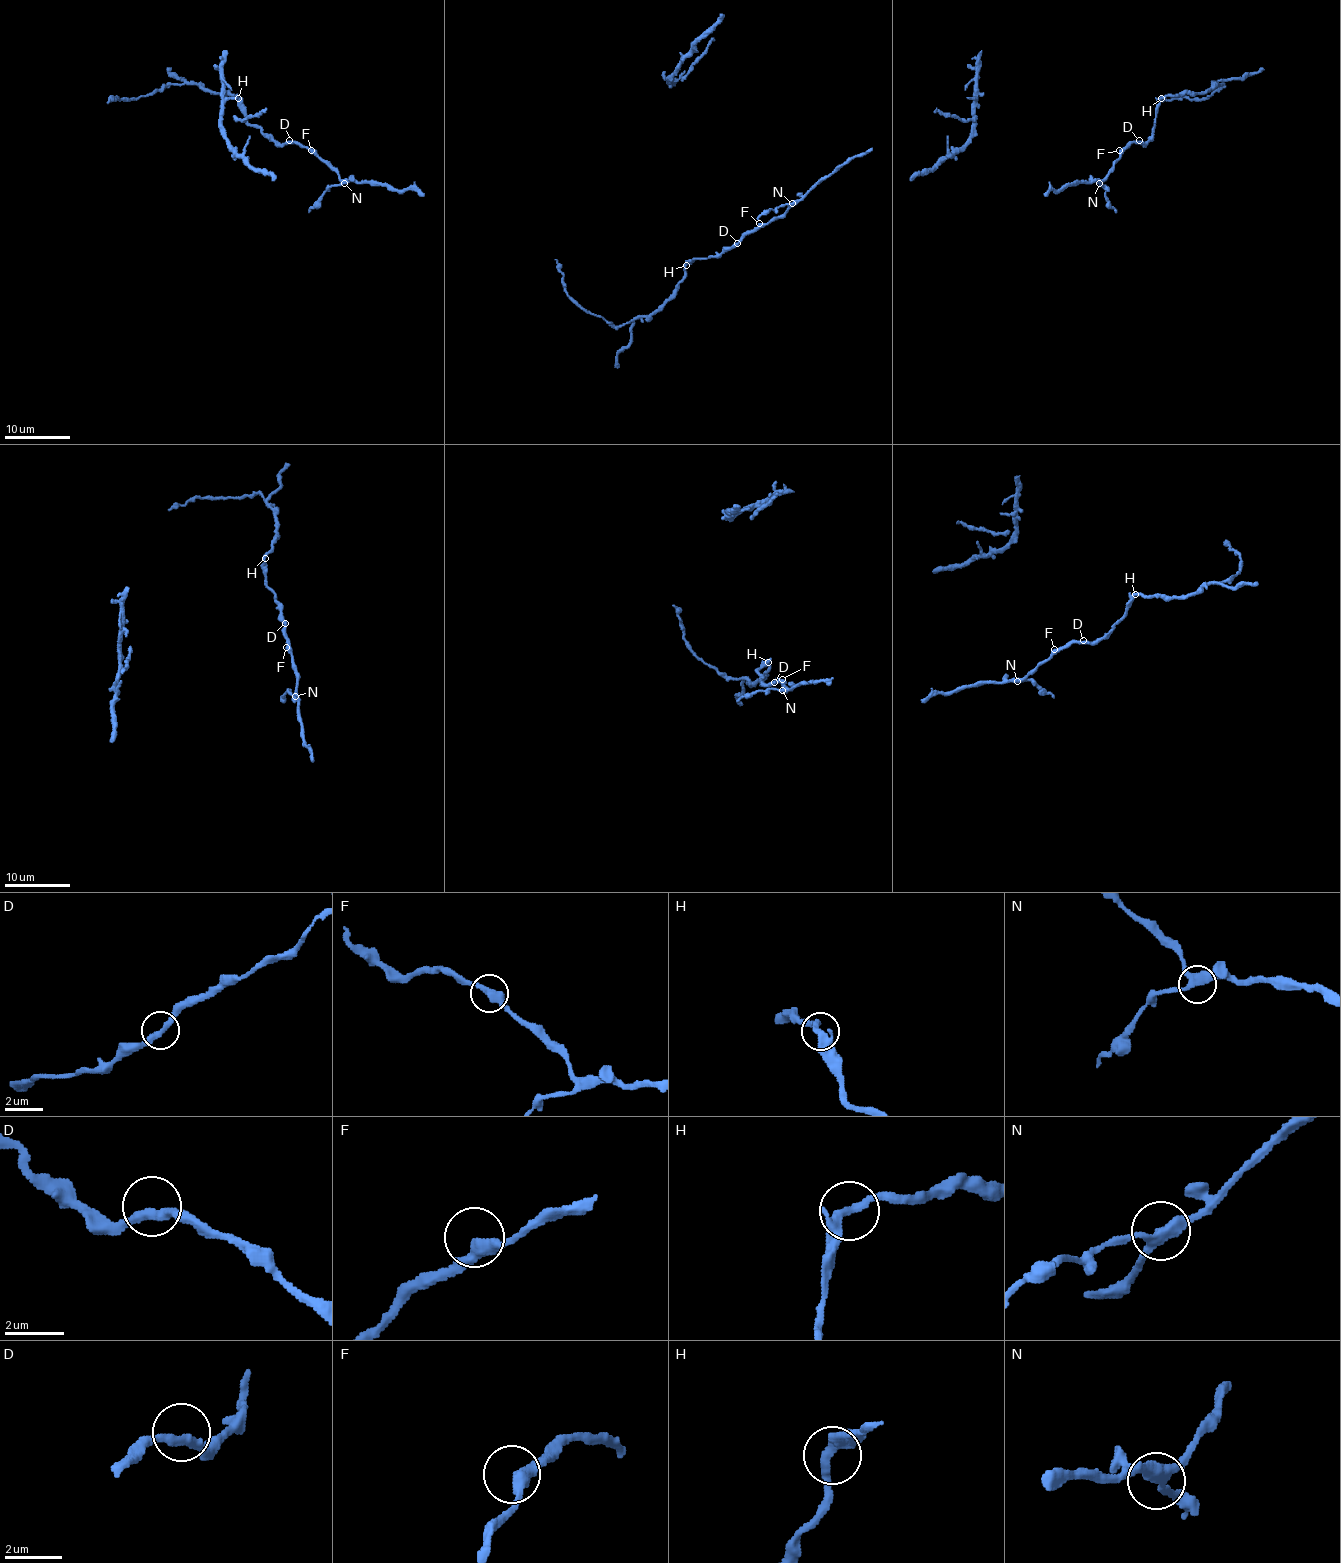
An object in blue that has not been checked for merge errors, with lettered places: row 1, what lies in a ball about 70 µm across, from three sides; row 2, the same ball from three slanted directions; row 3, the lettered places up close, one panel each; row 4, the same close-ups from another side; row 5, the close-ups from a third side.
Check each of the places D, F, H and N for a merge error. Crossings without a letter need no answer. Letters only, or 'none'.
none

